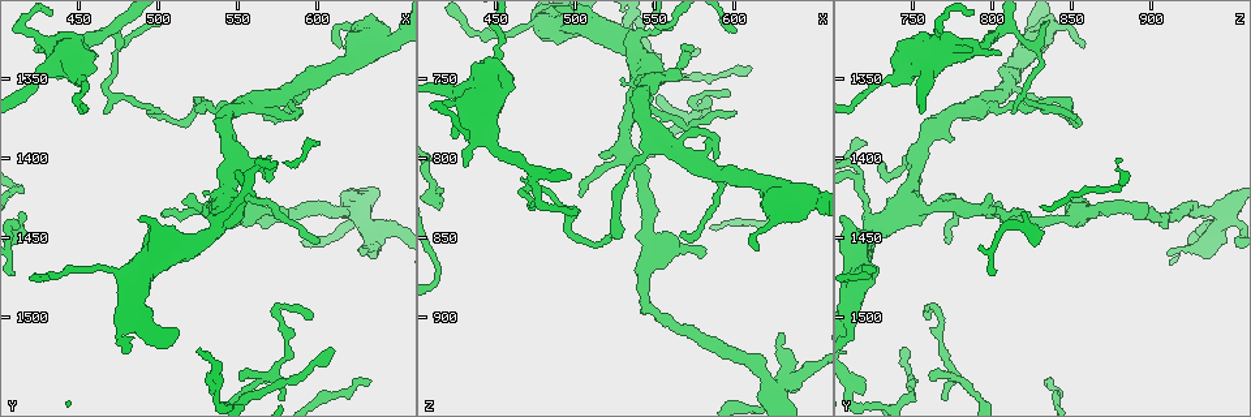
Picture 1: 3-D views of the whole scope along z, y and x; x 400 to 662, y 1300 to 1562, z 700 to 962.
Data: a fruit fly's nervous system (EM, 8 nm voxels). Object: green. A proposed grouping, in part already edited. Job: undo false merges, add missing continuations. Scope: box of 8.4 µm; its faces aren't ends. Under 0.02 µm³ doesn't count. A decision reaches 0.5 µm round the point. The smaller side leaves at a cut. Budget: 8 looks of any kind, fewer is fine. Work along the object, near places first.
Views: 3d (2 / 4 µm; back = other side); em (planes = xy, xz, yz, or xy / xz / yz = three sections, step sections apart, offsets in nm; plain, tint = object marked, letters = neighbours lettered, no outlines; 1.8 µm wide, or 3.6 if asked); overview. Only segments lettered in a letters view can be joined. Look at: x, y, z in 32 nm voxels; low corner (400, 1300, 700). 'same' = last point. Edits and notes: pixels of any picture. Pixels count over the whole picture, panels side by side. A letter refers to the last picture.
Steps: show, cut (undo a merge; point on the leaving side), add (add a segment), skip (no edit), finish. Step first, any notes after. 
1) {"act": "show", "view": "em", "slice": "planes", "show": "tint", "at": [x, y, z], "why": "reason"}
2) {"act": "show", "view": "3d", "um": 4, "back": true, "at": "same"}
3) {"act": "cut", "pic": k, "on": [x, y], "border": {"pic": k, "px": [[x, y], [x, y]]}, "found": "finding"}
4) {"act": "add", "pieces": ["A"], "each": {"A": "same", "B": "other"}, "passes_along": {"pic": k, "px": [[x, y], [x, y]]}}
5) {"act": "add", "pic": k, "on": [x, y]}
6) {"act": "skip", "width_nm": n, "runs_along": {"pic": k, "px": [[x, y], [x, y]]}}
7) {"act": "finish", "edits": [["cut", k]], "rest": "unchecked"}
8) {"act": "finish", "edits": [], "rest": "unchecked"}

{"act": "show", "view": "3d", "um": 4, "at": [448, 1342, 746], "why": "small branch off a trunk"}

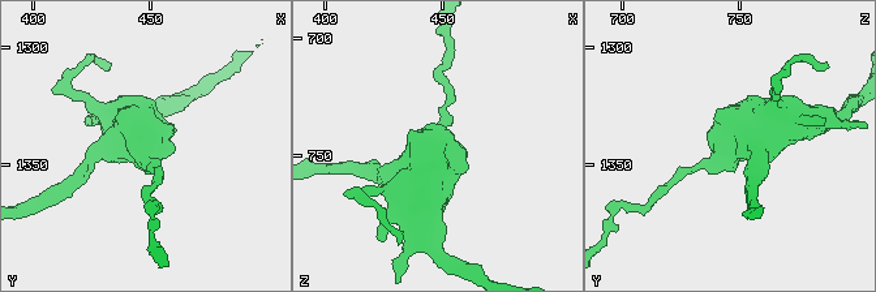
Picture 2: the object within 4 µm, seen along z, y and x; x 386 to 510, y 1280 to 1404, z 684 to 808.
{"act": "show", "view": "em", "um": 3.6, "slice": "xz", "step": 16, "show": "letters", "at": [447, 1342, 746], "why": "now the EM"}

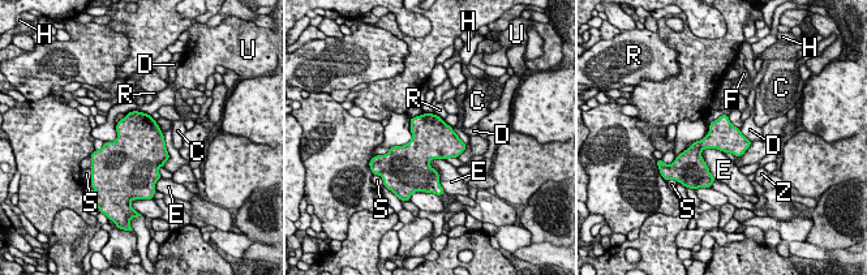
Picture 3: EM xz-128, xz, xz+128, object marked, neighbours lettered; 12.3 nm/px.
{"act": "skip", "width_nm": 360, "each": {"C": "other", "D": "other", "E": "other", "F": "other", "H": "other", "R": "other", "S": "other", "U": "other", "Z": "other"}, "border": {"pic": 3, "px": [[704, 147], [702, 158], [716, 179]]}, "found": "all the same neuron"}

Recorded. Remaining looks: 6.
{"act": "show", "view": "em", "slice": "yz", "step": 16, "show": "tint", "at": [542, 1430, 748], "why": "sudden change in width"}

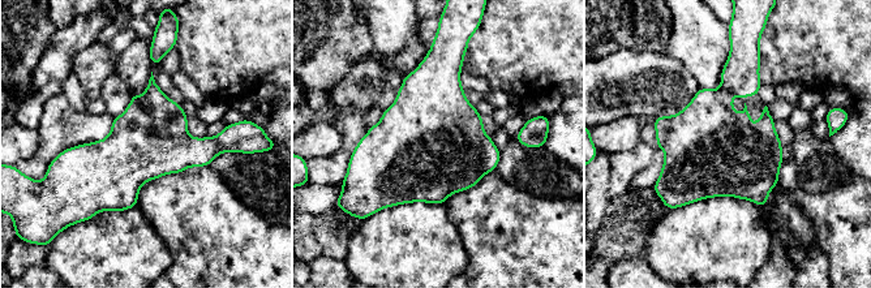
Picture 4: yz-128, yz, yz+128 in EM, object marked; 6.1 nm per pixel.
{"act": "show", "view": "em", "slice": "yz", "step": 16, "show": "letters", "at": "same", "why": "what lies round it"}

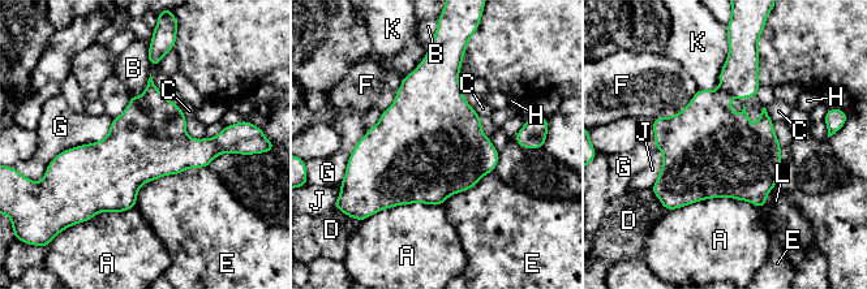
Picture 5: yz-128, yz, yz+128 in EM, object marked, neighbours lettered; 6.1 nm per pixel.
{"act": "skip", "each": {"A": "other", "B": "other", "C": "other", "D": "other", "E": "other", "F": "other", "G": "other", "H": "other", "J": "other", "K": "other", "L": "other"}, "border": {"pic": 5, "px": [[728, 57], [720, 85], [699, 89]]}, "found": "one neuron here"}

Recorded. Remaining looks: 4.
{"act": "show", "view": "3d", "um": 4, "at": [610, 1520, 744], "why": "free end"}

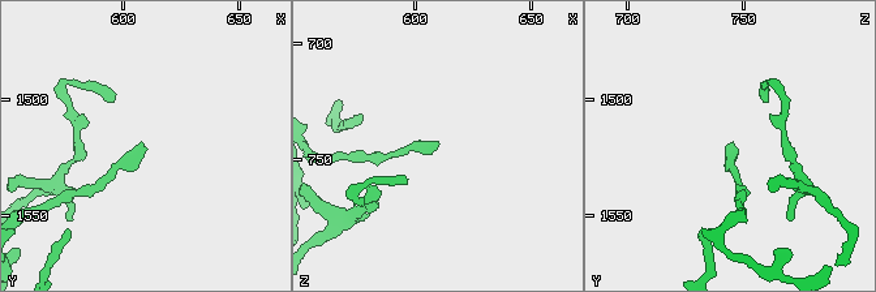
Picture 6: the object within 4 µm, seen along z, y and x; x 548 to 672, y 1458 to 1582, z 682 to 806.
{"act": "show", "view": "em", "slice": "yz", "step": 8, "show": "letters", "at": [609, 1519, 744], "why": "now the EM"}

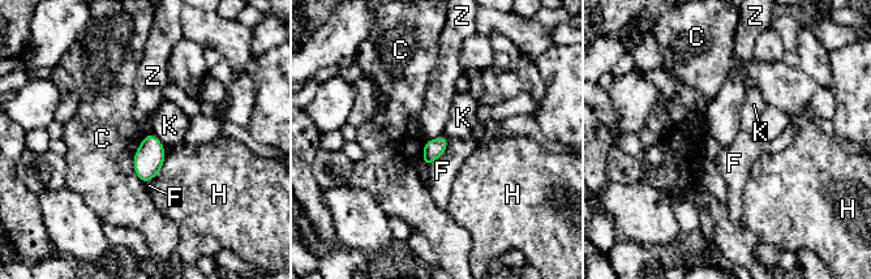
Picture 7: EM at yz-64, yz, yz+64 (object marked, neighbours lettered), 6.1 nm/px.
{"act": "show", "view": "em", "slice": "planes", "show": "letters", "at": "same"}

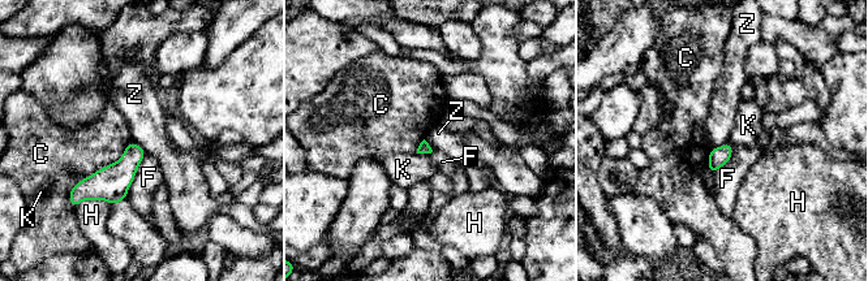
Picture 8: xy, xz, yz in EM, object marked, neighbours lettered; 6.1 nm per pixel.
{"act": "skip", "longest_contact_nm": ["C", 550], "each": {"C": "other", "F": "other", "H": "other", "K": "other", "Z": "other"}, "border": {"pic": 8, "px": [[729, 141], [709, 150]]}, "found": "none of them fits"}

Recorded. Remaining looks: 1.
{"act": "finish", "edits": [], "rest": "unchecked"}

